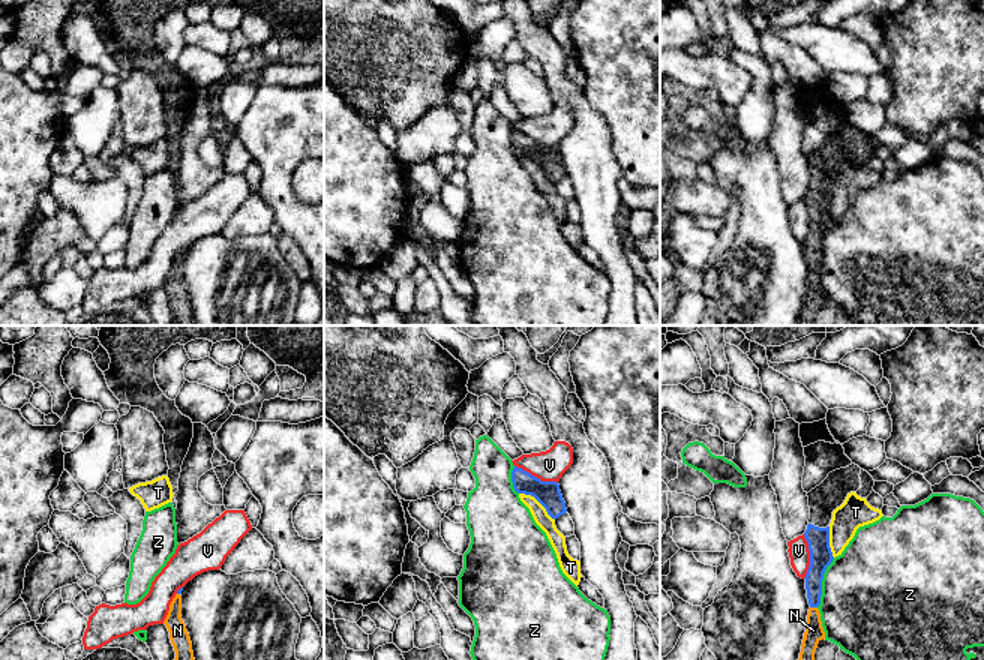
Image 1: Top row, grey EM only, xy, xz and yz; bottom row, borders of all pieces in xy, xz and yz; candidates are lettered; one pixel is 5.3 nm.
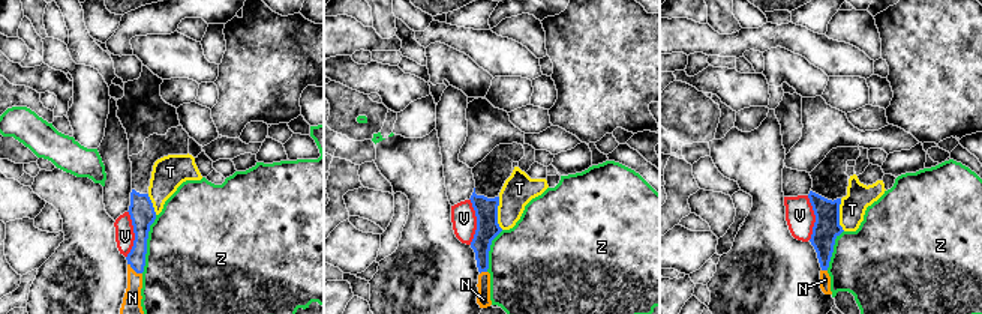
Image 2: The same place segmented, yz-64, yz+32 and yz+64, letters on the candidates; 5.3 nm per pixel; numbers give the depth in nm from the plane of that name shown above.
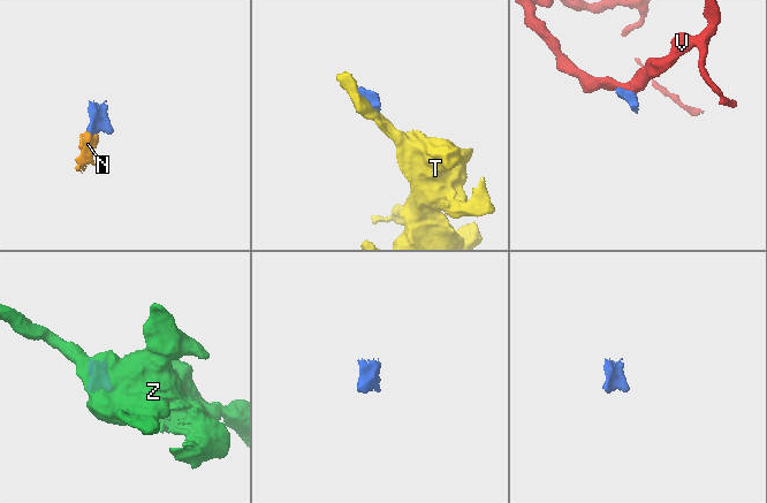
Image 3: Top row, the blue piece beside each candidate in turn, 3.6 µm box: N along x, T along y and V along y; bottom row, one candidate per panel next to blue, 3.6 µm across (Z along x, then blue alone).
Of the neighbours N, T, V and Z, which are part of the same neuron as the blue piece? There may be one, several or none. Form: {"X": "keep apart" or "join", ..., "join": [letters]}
{"N": "join", "T": "keep apart", "V": "keep apart", "Z": "keep apart", "join": ["N"]}

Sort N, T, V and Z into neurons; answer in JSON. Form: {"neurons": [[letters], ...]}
{"neurons": [["N"], ["T"], ["V"], ["Z"]]}

